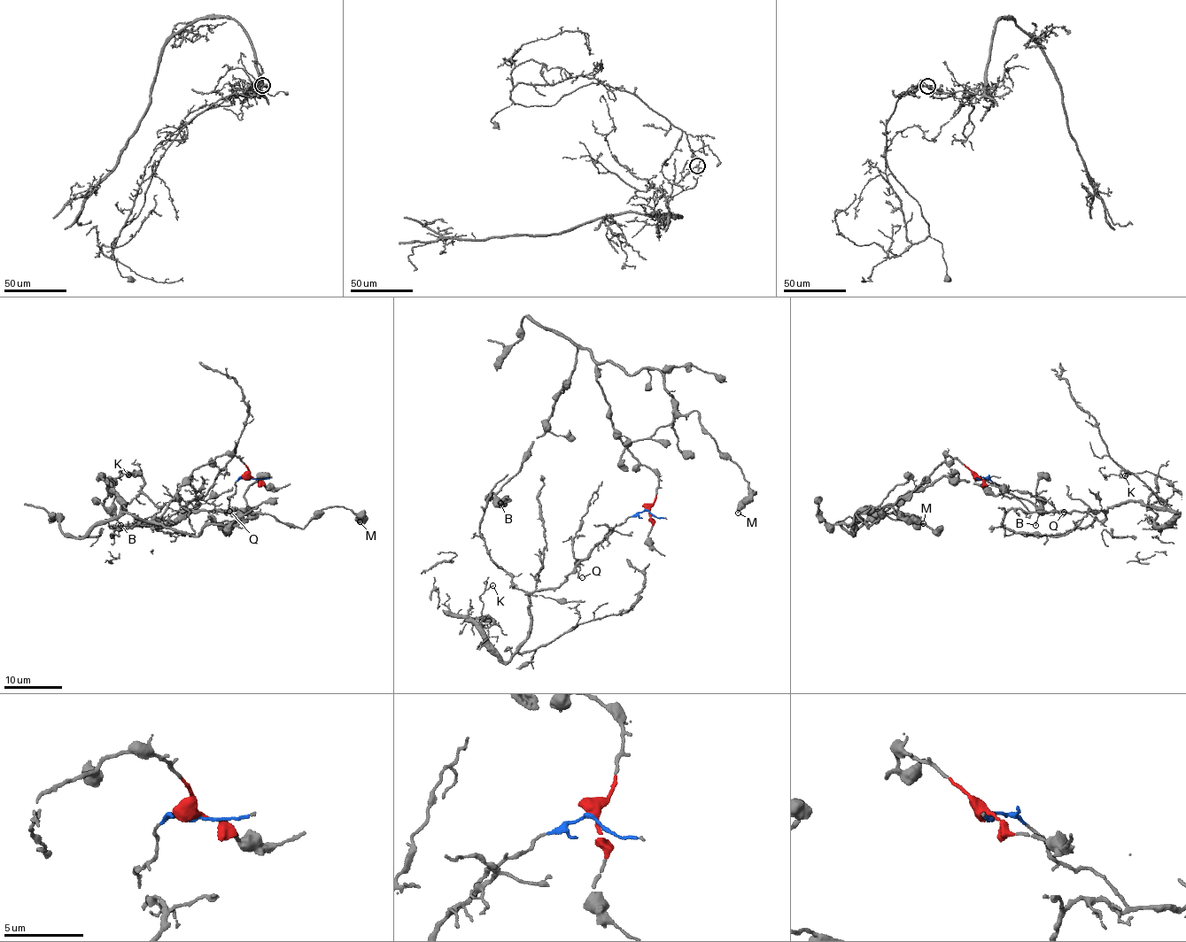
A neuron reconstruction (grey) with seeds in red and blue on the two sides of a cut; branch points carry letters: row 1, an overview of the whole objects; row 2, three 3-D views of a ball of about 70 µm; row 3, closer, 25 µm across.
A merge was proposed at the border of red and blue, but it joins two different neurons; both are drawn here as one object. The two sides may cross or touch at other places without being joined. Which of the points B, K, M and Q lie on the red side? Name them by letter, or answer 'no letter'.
B, M

